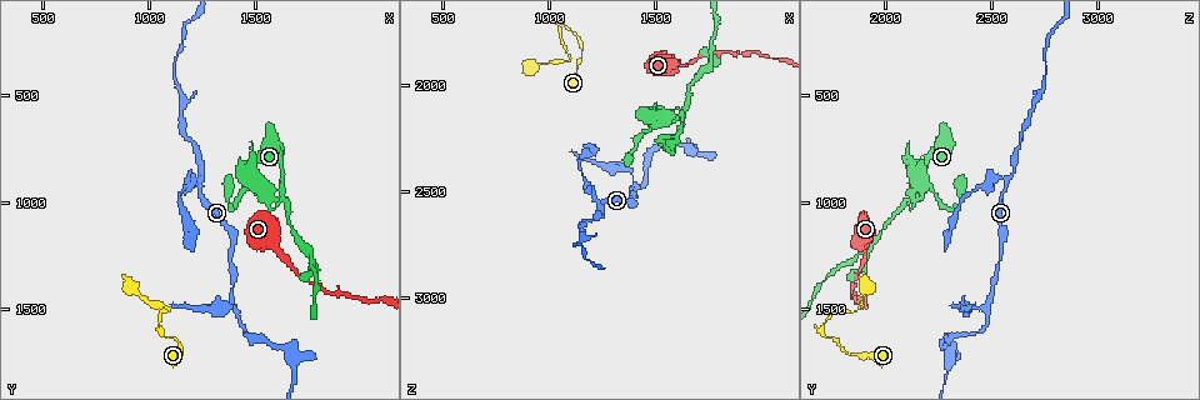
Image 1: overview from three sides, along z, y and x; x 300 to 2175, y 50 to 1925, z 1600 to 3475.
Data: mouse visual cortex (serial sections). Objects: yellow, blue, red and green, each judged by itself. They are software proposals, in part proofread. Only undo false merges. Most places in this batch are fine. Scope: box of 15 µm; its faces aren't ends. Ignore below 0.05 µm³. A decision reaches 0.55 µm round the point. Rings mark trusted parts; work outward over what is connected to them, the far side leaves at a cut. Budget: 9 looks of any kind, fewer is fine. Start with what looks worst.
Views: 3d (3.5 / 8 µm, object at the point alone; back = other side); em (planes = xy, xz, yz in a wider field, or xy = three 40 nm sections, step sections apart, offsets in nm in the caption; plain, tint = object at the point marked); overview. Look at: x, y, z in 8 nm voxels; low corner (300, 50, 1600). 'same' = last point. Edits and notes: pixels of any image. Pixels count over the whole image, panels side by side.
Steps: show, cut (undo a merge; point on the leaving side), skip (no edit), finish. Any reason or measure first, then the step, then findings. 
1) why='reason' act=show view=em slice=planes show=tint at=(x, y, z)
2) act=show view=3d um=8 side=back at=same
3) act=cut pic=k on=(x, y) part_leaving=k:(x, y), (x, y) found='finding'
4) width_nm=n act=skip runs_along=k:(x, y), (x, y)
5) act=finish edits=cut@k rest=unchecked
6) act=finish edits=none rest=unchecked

act=show view=3d um=8 at=(1240, 910, 2570)

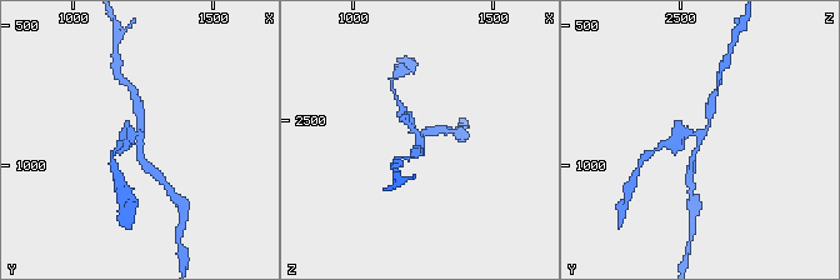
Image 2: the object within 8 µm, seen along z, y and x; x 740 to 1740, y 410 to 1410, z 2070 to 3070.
why='now the EM' act=show view=em slice=xy step=5 show=tint at=(1250, 910, 2570)

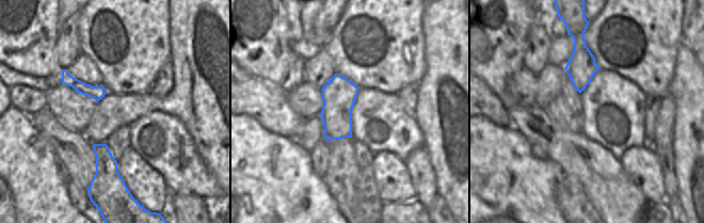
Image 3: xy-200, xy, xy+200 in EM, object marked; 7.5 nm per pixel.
act=skip found='all the same cell'

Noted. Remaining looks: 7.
act=show view=3d um=3.5 at=(1390, 1480, 2500)

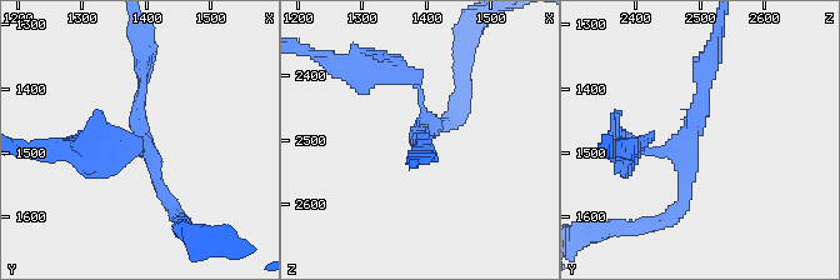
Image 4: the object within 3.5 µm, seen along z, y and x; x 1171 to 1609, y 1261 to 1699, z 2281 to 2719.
why='shape alone is not enough' act=show view=em slice=planes show=tint at=(1400, 1480, 2485)

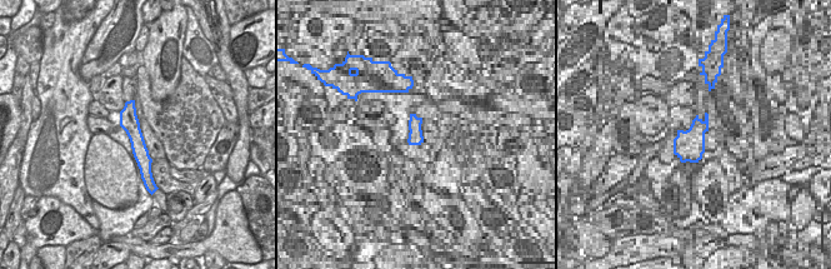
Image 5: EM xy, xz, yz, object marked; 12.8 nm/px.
arm_widths_nm=150,200,200 act=skip runs_along=4:(708, 60), (689, 190), (673, 213) found='all the same cell'

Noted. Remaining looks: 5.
why='a narrow waist' act=show view=3d um=3.5 at=(1890, 1420, 1860)

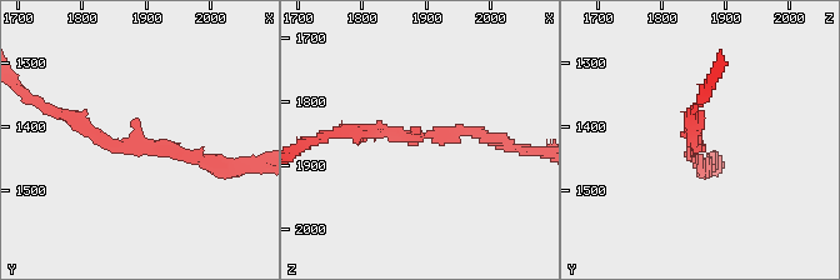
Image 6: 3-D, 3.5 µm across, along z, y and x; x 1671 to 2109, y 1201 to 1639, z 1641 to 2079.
arm_widths_nm=150,200 act=show view=em slice=xy step=3 show=tint at=(1890, 1435, 1860)

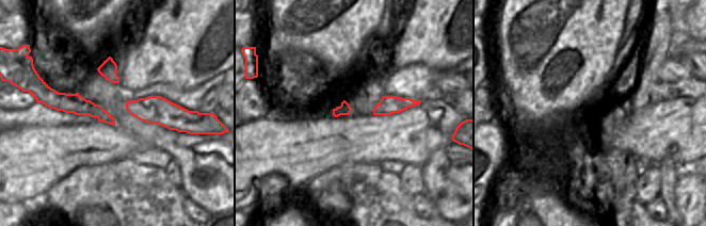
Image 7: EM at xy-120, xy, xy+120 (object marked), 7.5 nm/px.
act=skip runs_along=6:(65, 114), (103, 144), (223, 168) found='continuous, no second cell'

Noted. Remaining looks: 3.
why='two arms in line, one across' act=show view=em slice=xy step=5 show=tint at=(1620, 930, 2140)

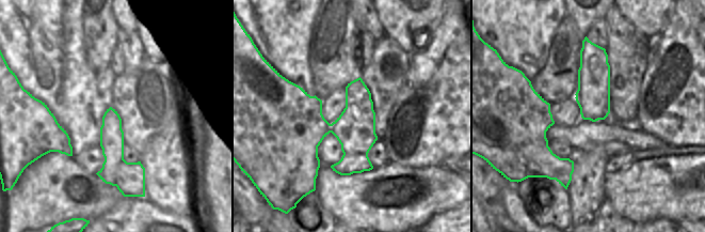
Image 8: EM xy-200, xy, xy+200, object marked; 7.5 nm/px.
act=show view=3d um=3.5 at=same

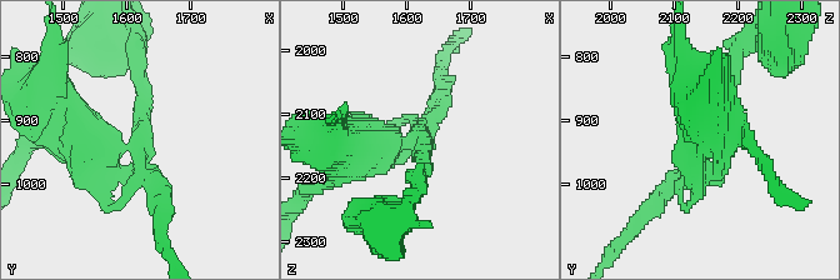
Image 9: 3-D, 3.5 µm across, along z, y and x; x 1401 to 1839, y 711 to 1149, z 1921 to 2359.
width_nm=300 act=skip runs_along=9:(138, 74), (141, 146), (65, 131) found='one cell here'

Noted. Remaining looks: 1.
act=finish edits=none rest=unchecked

